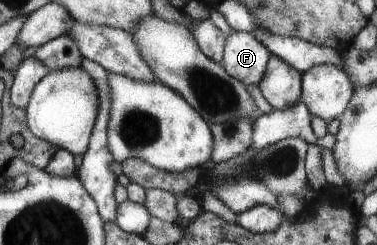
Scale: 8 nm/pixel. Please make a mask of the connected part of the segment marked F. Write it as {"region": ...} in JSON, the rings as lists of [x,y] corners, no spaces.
{"region":[[[232,31],[225,41],[221,63],[239,82],[255,86],[266,76],[272,56],[254,34]]]}

